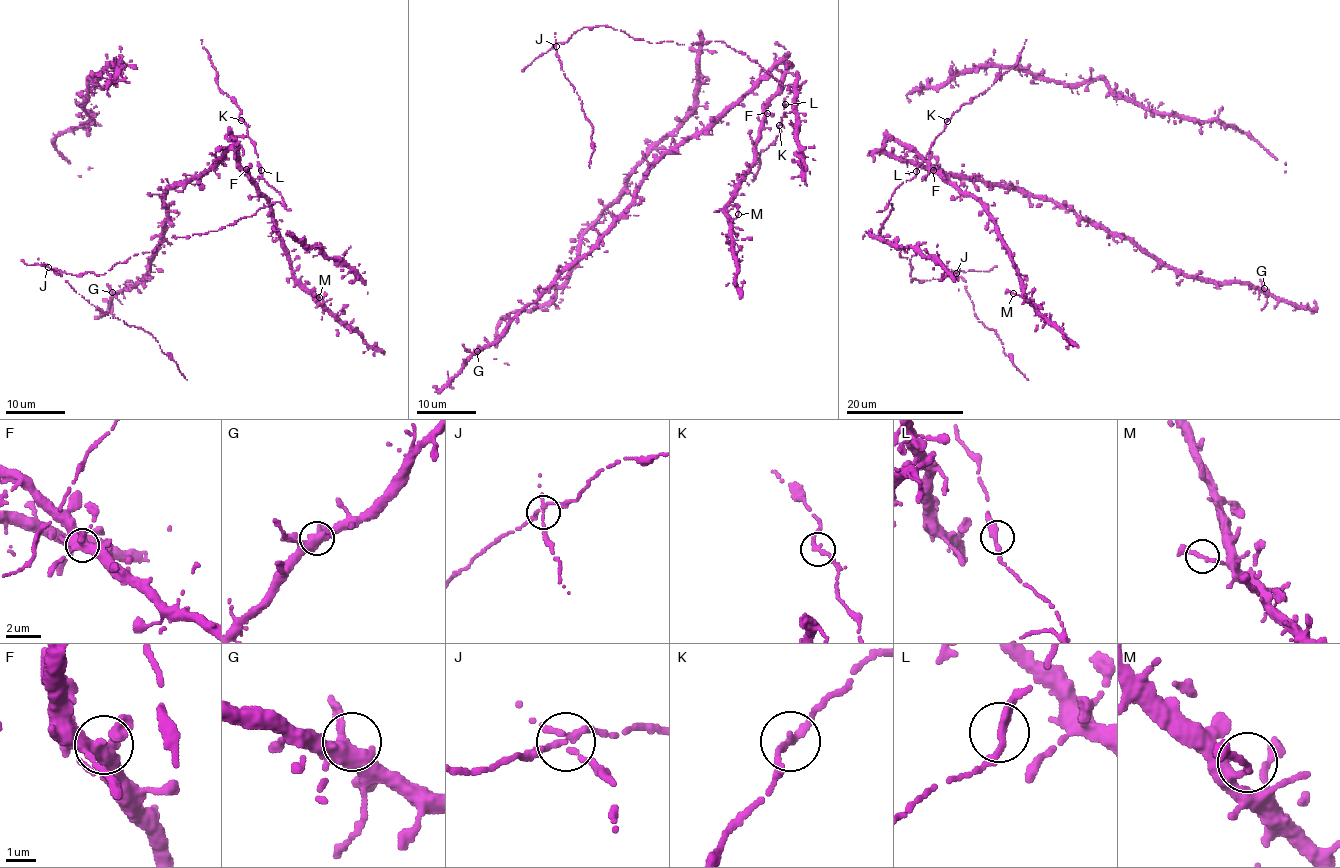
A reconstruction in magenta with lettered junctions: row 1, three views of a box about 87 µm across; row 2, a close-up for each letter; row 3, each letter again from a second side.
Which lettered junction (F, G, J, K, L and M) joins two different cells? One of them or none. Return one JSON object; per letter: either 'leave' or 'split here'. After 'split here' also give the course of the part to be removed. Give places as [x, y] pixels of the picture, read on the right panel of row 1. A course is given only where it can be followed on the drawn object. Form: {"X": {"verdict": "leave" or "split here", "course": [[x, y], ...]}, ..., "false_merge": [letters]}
{"F": {"verdict": "leave"}, "G": {"verdict": "leave"}, "J": {"verdict": "split here", "course": [[956, 273], [963, 278], [979, 322], [994, 330], [1003, 351], [1028, 380]]}, "K": {"verdict": "leave"}, "L": {"verdict": "leave"}, "M": {"verdict": "leave"}, "false_merge": ["J"]}

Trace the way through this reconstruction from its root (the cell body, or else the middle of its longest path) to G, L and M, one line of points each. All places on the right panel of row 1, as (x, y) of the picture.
G: (928, 163), (893, 140), (883, 144), (888, 153), (938, 172), (1014, 186), (1066, 205), (1193, 276), (1264, 288)
L: (928, 163), (934, 169), (926, 158), (916, 171)
M: (928, 163), (963, 192), (972, 193), (993, 221), (994, 230), (1016, 268), (1023, 292), (1021, 295), (1013, 293)

